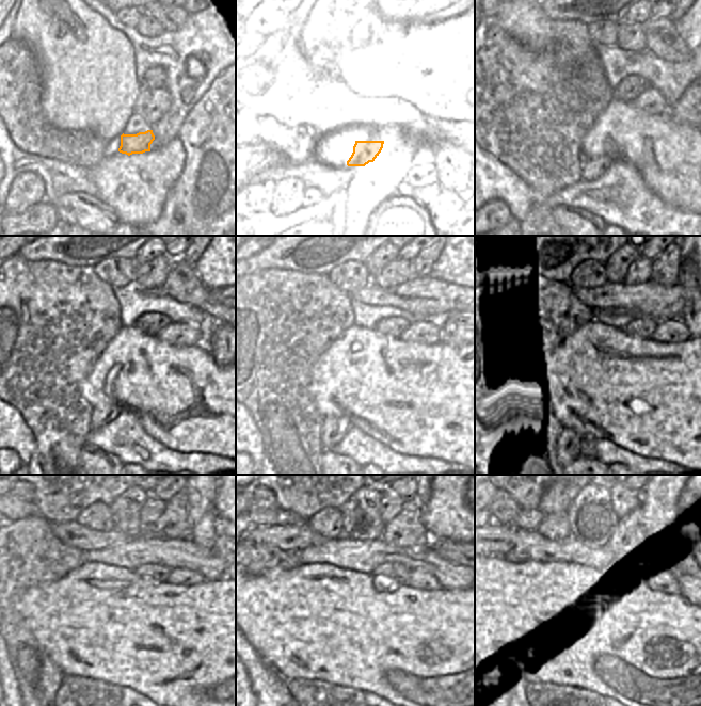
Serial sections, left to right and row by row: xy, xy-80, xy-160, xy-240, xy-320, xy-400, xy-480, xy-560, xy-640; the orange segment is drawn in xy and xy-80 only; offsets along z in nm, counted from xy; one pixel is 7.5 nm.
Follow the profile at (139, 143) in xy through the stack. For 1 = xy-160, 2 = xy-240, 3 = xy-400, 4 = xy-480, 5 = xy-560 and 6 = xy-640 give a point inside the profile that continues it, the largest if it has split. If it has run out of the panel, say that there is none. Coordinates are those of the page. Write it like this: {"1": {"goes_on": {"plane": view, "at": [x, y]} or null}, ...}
{"1": {"goes_on": {"plane": "xy-160", "at": [592, 169]}}, "2": {"goes_on": {"plane": "xy-240", "at": [99, 418]}}, "3": {"goes_on": {"plane": "xy-400", "at": [568, 446]}}, "4": {"goes_on": {"plane": "xy-480", "at": [85, 691]}}, "5": {"goes_on": {"plane": "xy-560", "at": [303, 691]}}, "6": {"goes_on": {"plane": "xy-640", "at": [528, 691]}}}

